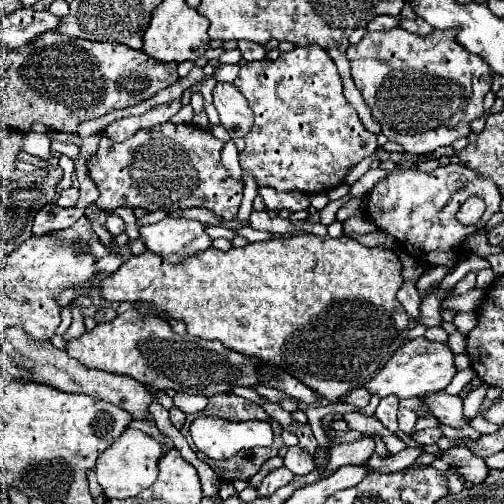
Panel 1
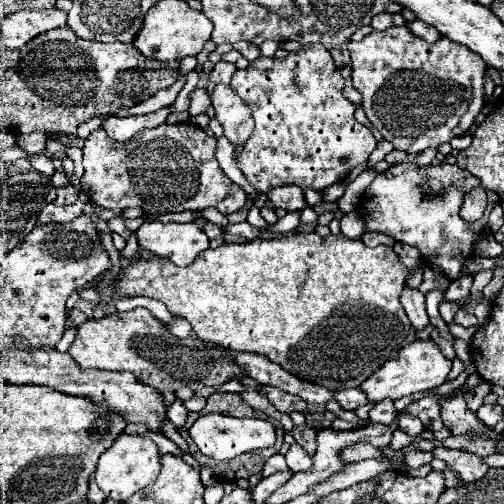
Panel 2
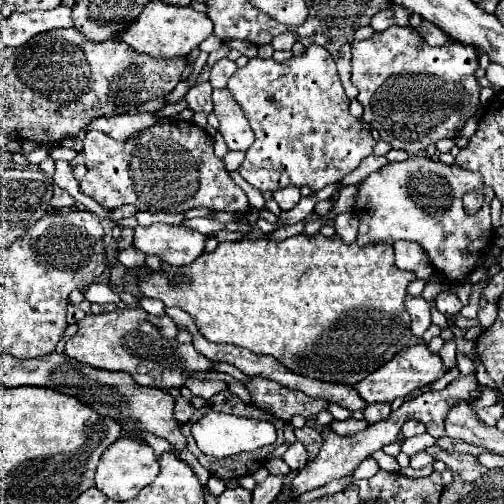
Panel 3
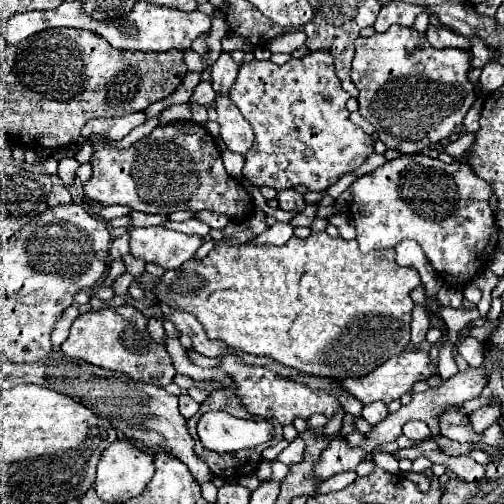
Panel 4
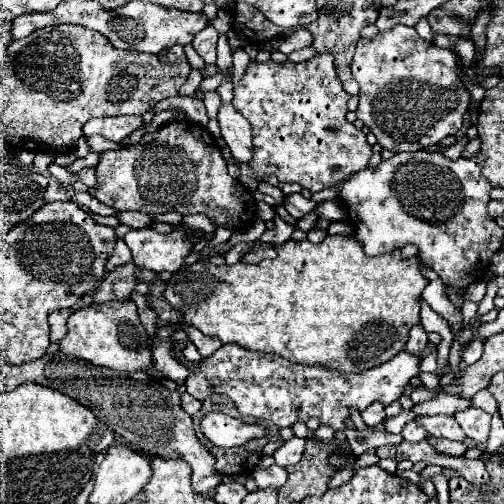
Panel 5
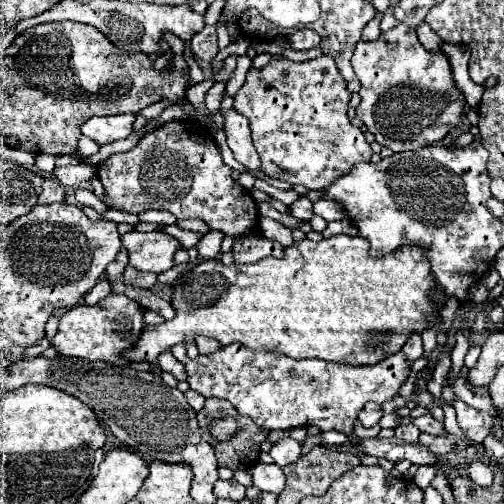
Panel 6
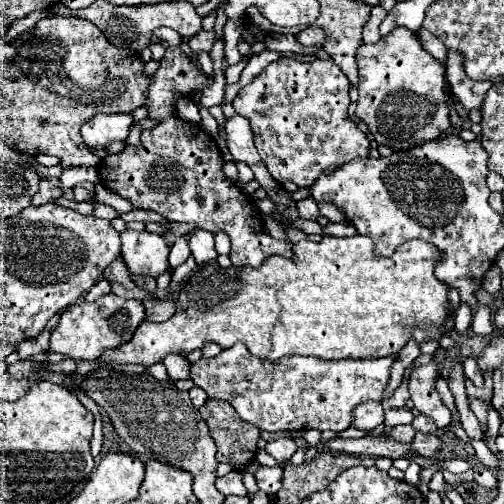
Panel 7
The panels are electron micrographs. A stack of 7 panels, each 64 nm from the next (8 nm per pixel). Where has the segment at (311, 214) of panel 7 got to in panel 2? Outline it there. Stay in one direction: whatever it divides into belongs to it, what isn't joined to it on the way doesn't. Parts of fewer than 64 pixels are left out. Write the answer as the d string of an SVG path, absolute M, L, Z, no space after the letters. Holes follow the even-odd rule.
M292 186L292 188L270 188L266 192L266 196L274 208L284 208L286 212L296 212L296 210L306 208L304 192L302 192L302 188L296 188L296 186Z

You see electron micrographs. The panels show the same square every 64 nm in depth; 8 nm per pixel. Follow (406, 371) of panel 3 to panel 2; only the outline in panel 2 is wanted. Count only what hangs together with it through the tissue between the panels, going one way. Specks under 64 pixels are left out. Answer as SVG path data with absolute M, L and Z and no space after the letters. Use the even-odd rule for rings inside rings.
M414 340L412 344L404 346L396 358L388 360L380 370L376 370L364 384L362 390L366 390L368 398L372 402L380 402L384 398L402 398L402 396L412 396L416 392L426 392L432 388L442 386L448 380L452 362L442 354L440 346L432 340Z

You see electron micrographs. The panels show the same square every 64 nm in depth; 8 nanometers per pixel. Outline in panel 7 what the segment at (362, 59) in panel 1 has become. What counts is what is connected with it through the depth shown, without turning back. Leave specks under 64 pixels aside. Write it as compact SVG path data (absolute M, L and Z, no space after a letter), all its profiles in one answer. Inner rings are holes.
M394 28L376 44L360 44L356 66L360 76L356 116L368 126L378 144L392 150L410 150L436 140L452 126L446 104L450 98L446 92L446 68L422 48L408 28Z

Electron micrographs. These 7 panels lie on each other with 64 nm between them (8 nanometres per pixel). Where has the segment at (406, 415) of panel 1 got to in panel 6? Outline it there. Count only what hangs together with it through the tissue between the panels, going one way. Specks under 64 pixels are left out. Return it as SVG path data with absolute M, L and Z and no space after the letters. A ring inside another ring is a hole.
M406 424L406 426L398 426L396 428L396 436L398 438L404 438L406 442L418 442L420 430L414 424Z

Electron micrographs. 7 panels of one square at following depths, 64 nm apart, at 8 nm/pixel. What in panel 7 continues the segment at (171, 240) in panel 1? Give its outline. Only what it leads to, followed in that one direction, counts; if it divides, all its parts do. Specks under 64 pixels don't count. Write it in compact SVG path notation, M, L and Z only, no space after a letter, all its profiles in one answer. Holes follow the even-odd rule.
M126 230L120 234L122 258L132 274L158 276L170 268L170 244L160 234Z

